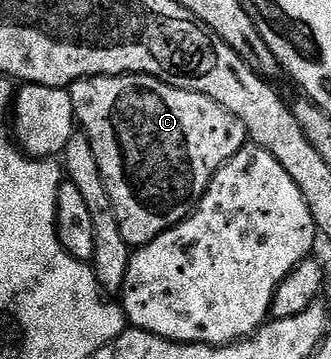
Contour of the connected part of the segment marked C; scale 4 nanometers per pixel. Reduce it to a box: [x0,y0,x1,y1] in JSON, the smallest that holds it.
[68,75,248,249]

